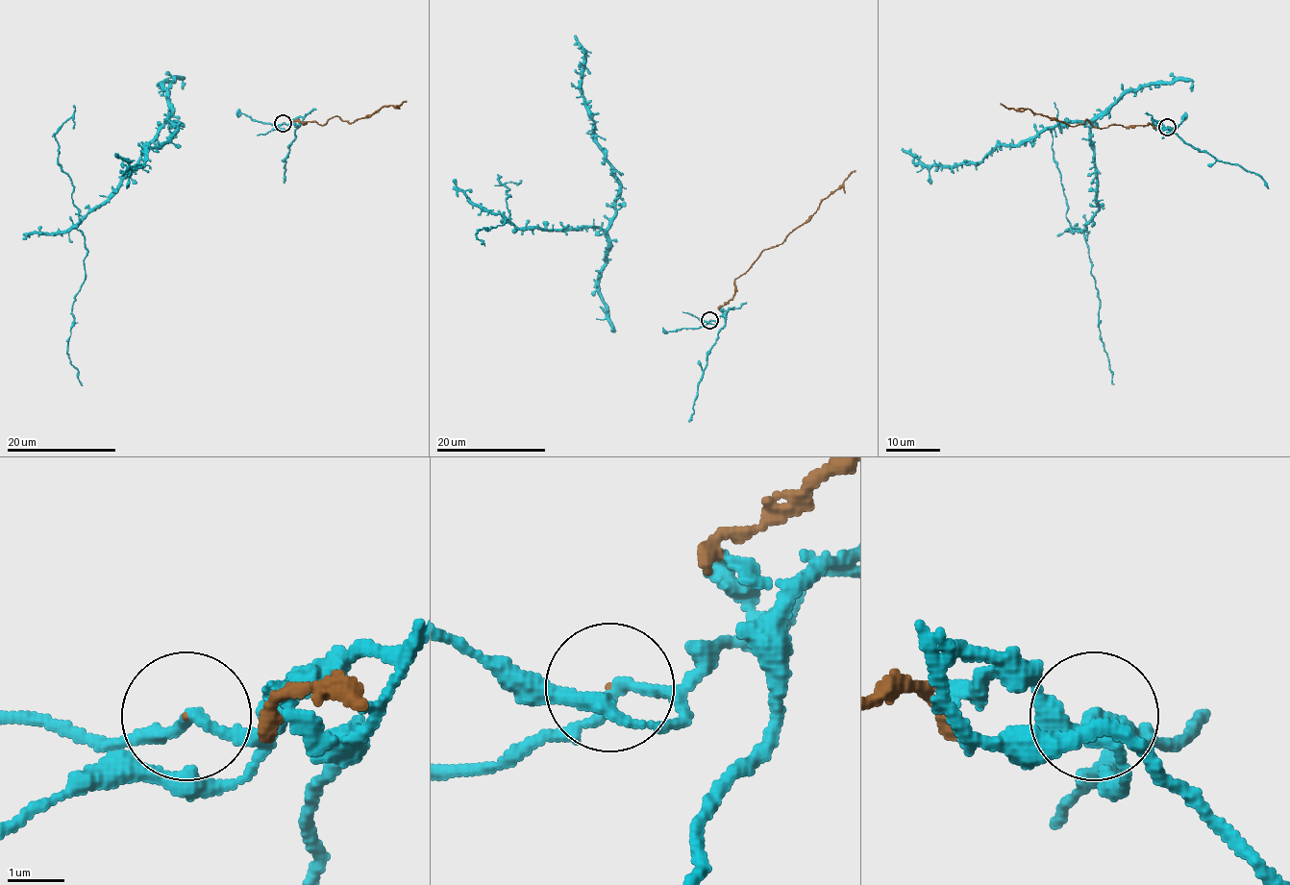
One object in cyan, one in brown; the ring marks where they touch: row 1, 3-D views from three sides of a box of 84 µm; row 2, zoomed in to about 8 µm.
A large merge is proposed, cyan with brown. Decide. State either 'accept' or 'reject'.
reject

